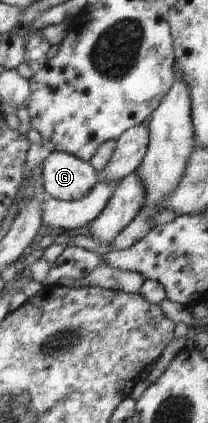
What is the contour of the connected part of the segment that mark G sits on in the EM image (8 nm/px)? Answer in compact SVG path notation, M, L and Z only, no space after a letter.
M47 152L42 165L44 188L53 198L77 201L100 183L100 173L91 162L67 152Z

